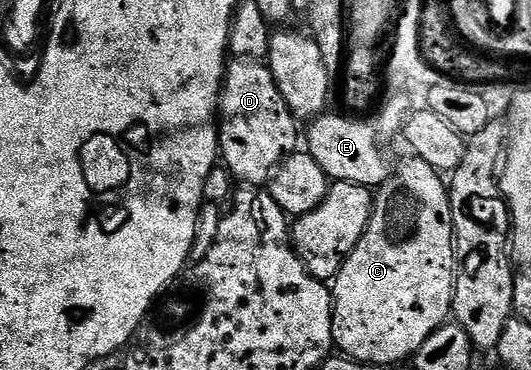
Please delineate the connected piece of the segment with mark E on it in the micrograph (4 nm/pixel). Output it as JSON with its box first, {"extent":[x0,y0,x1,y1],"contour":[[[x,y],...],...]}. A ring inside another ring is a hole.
{"extent":[307,112,391,188],"contour":[[[326,112],[320,118],[314,118],[308,123],[309,146],[307,153],[316,160],[319,168],[333,182],[354,182],[370,188],[380,188],[385,185],[391,173],[389,158],[381,151],[379,134],[371,125],[356,122],[353,118],[344,118],[341,114]]]}

